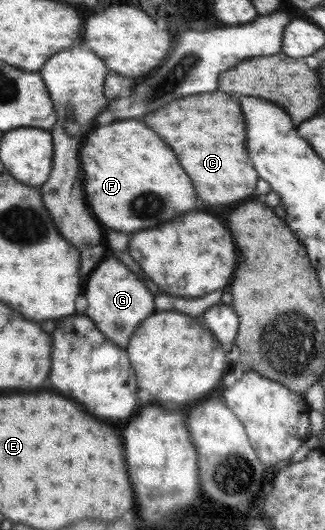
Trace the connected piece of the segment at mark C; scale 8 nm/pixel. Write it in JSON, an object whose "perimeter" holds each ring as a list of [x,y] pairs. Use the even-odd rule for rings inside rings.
{"perimeter":[[[219,90],[181,97],[147,113],[143,121],[173,149],[179,165],[193,181],[197,197],[207,205],[233,203],[253,193],[257,173],[245,151],[245,123],[235,97]]]}

